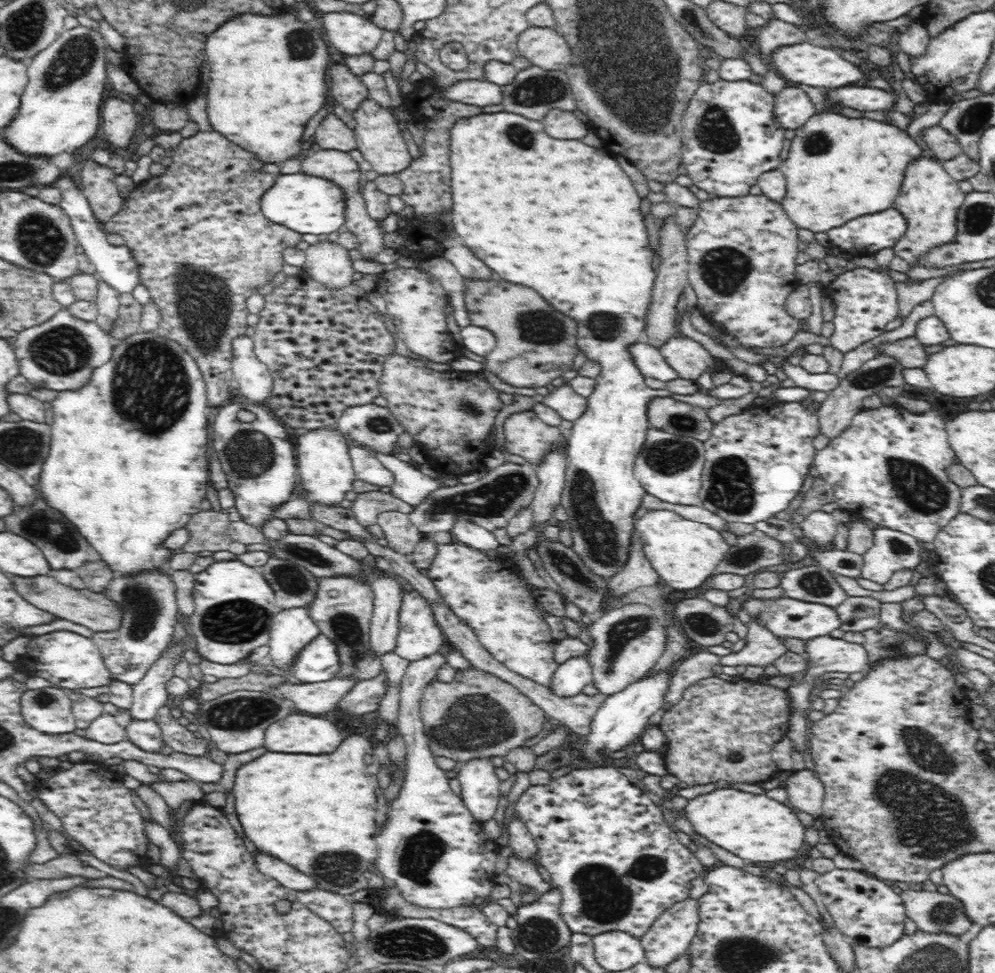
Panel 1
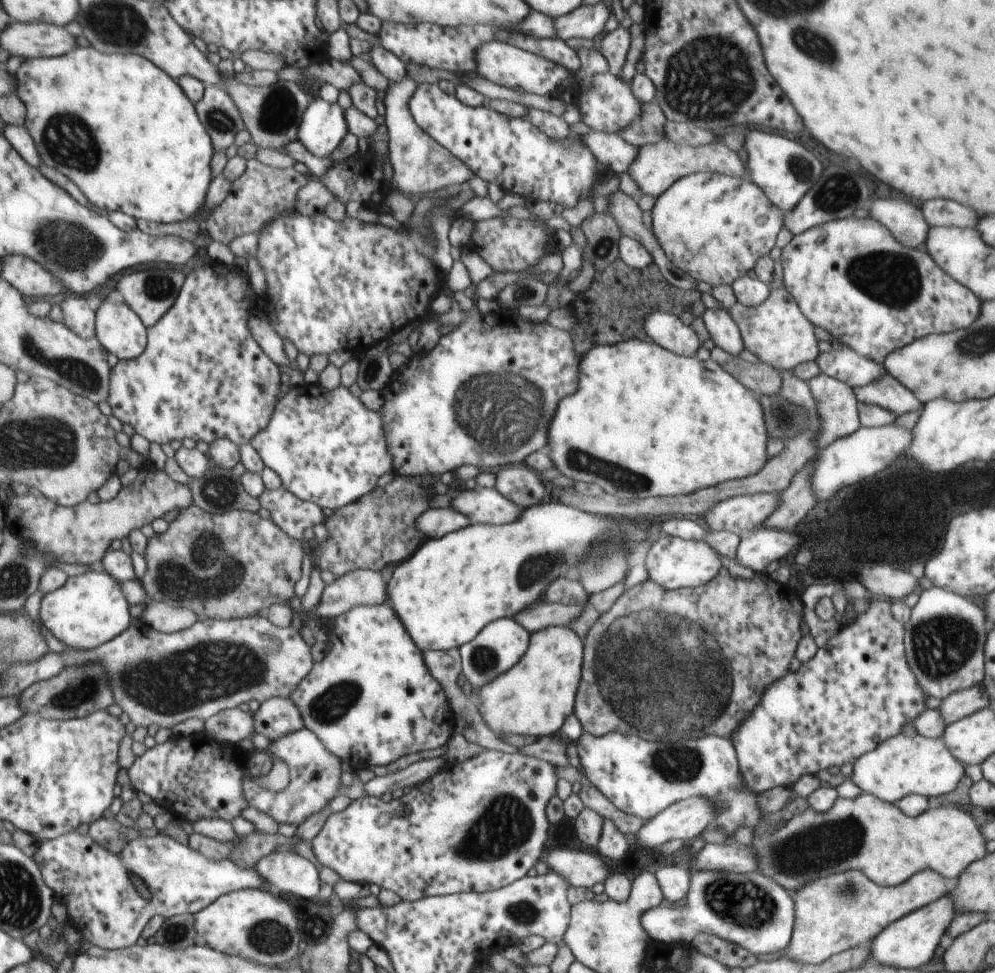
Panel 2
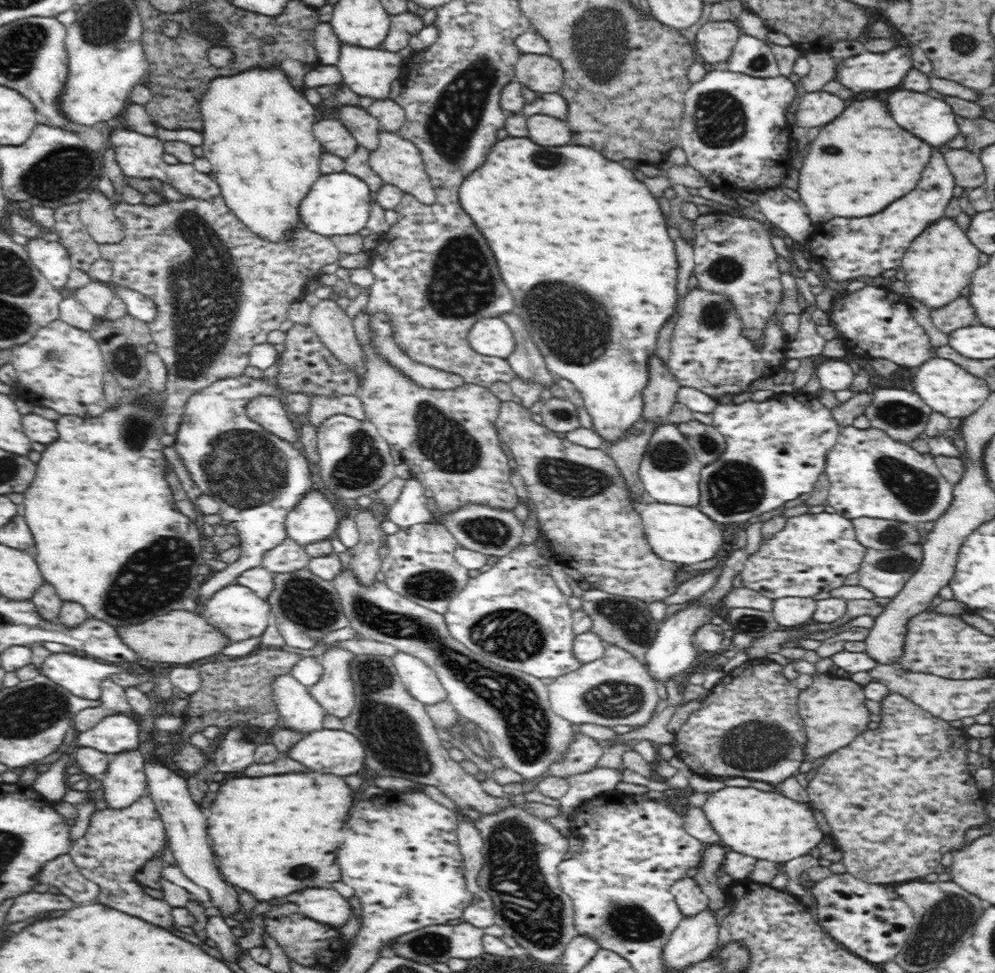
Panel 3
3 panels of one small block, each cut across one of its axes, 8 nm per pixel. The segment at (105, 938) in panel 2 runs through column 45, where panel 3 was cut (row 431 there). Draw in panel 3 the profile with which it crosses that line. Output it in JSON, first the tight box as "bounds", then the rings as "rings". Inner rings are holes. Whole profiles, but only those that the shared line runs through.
{"bounds":[825,426,952,527],"rings":[[[854,426],[842,427],[837,444],[828,452],[825,473],[829,480],[826,503],[850,521],[861,517],[880,518],[921,527],[925,522],[938,520],[951,505],[952,484],[941,475],[932,454],[919,454],[911,446],[902,445],[884,431],[871,427],[867,430],[858,430]]]}

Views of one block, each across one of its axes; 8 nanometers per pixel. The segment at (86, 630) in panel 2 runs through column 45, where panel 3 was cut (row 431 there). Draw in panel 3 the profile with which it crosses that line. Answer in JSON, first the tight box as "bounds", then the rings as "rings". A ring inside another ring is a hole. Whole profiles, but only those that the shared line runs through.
{"bounds":[458,137,678,445],"rings":[[[526,137],[498,140],[498,144],[492,148],[492,154],[488,154],[488,162],[484,164],[484,170],[476,170],[476,174],[472,174],[472,178],[468,178],[468,182],[462,184],[458,198],[464,211],[468,210],[468,214],[472,214],[472,220],[476,222],[476,226],[484,230],[484,236],[488,238],[488,244],[492,246],[494,256],[498,260],[500,274],[516,300],[514,304],[516,310],[512,308],[511,312],[518,315],[526,324],[530,336],[546,361],[548,370],[551,373],[555,372],[557,378],[566,378],[580,393],[584,399],[584,407],[592,417],[594,432],[611,445],[623,440],[628,435],[626,431],[641,423],[641,414],[644,410],[643,393],[649,382],[648,362],[651,361],[652,354],[656,352],[656,340],[658,340],[660,328],[676,312],[676,304],[678,304],[678,288],[676,288],[678,262],[676,262],[676,252],[674,252],[676,248],[670,234],[666,232],[666,220],[664,220],[658,200],[648,192],[648,188],[642,182],[638,182],[632,176],[630,170],[626,170],[618,162],[604,158],[600,152],[588,146],[536,146]]]}

